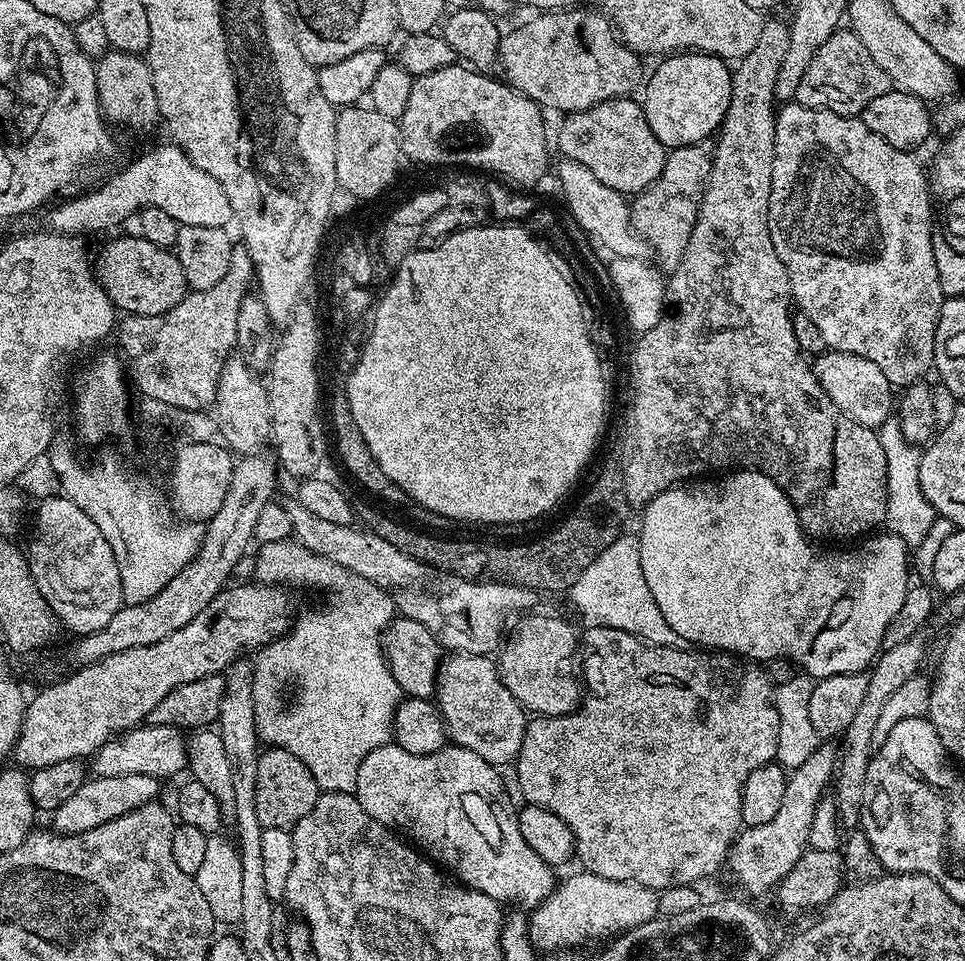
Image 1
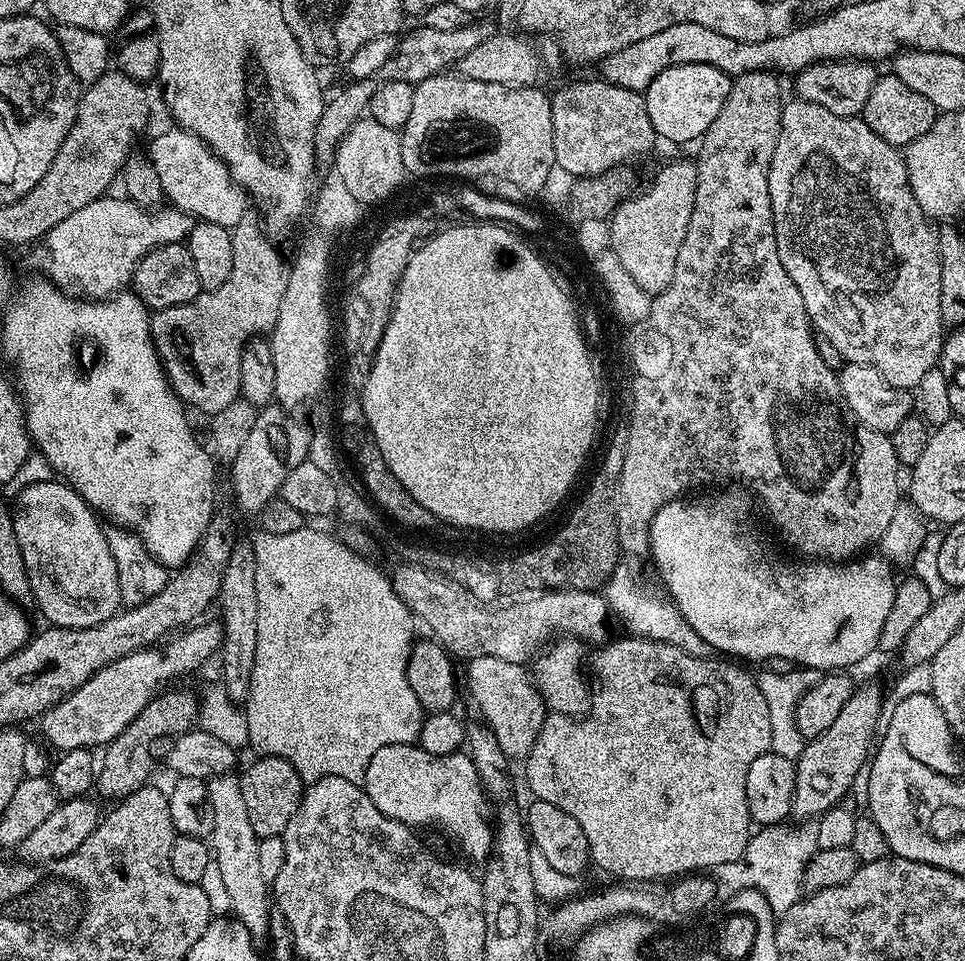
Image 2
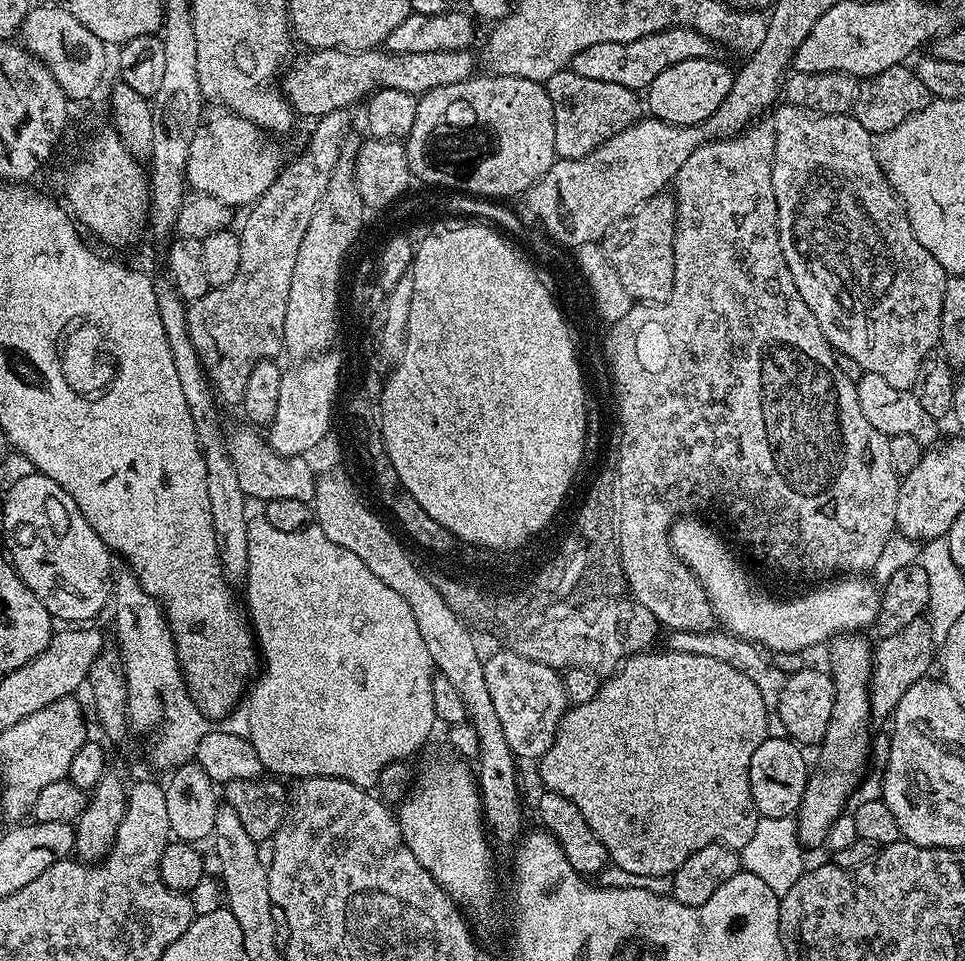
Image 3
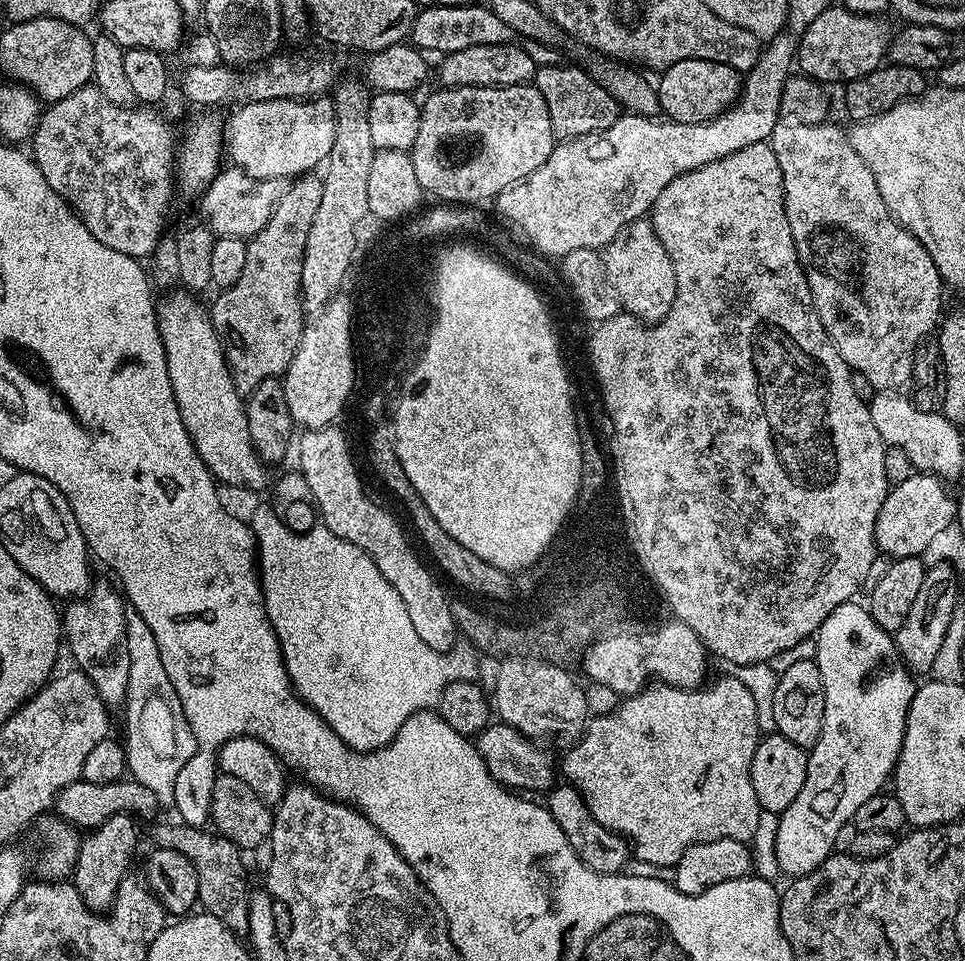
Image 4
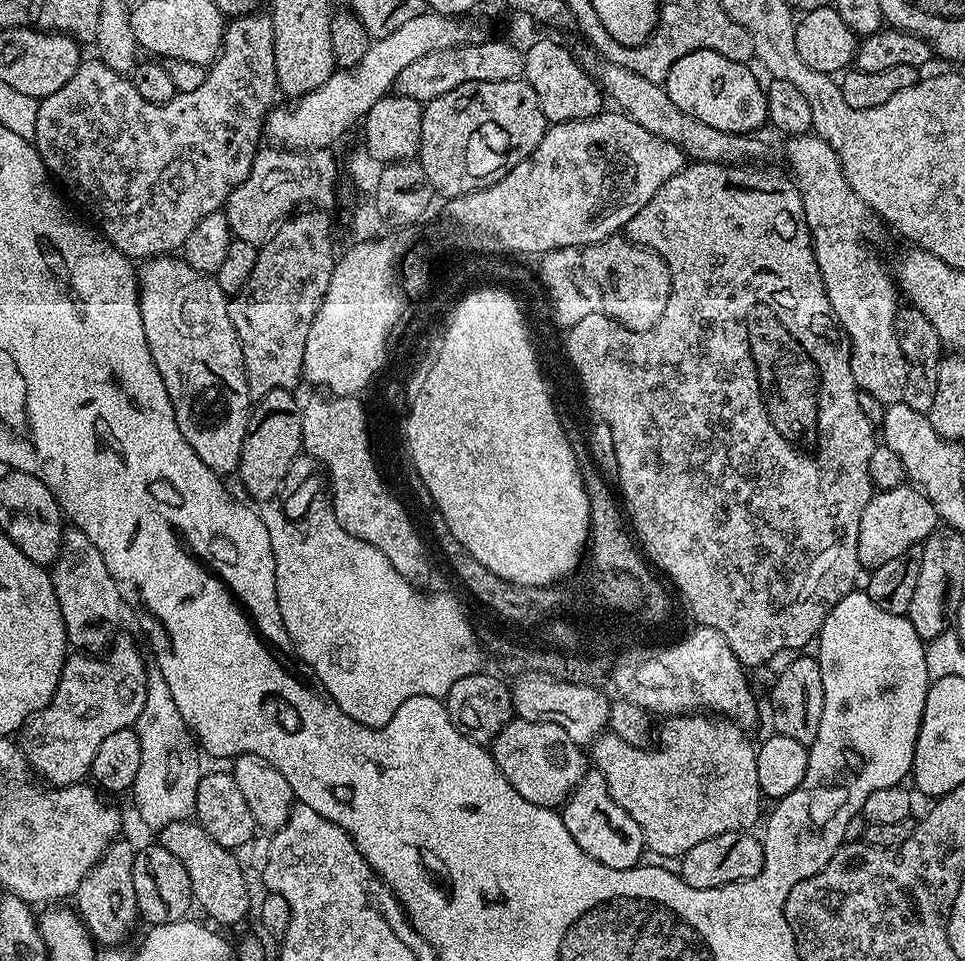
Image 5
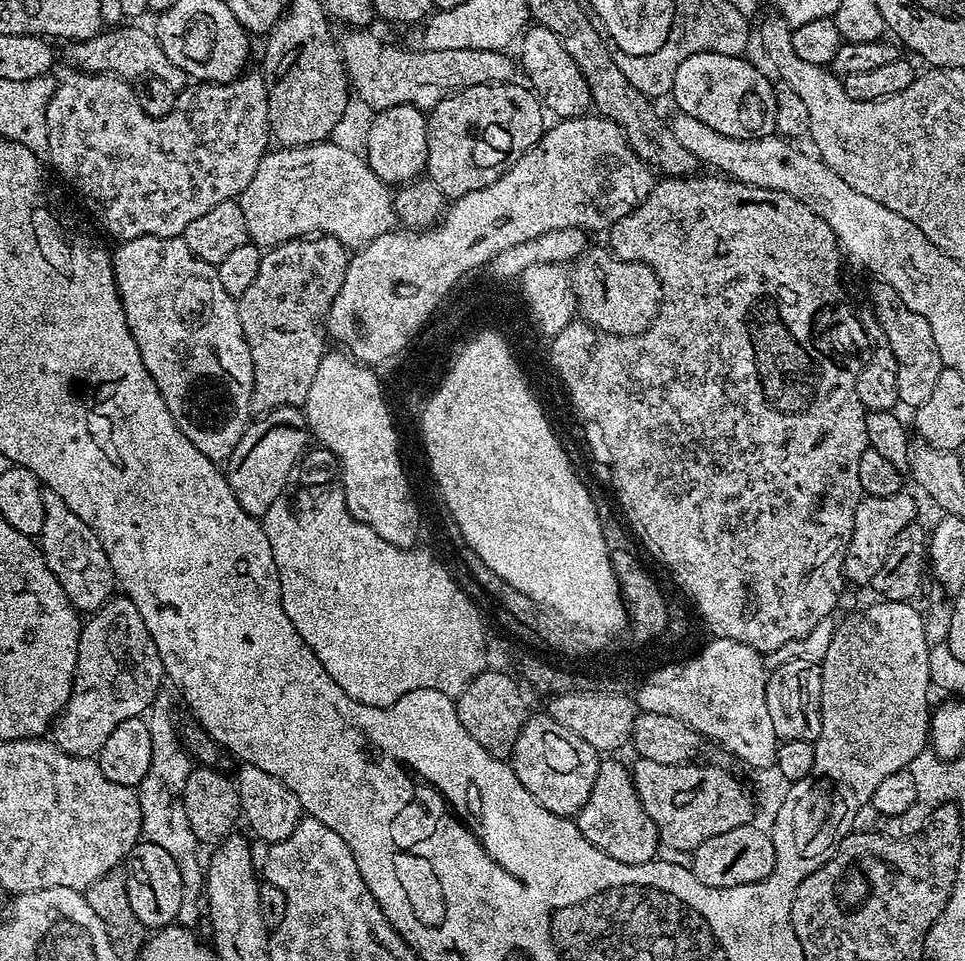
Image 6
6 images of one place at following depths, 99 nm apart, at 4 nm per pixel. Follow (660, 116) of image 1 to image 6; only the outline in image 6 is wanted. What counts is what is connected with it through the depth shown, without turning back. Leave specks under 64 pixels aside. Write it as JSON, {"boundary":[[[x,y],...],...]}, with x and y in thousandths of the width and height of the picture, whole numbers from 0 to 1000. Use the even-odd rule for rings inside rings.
{"boundary":[[[728,54],[711,60],[711,65],[707,65],[698,77],[694,100],[701,103],[699,111],[704,116],[715,119],[715,123],[723,123],[723,127],[732,127],[736,135],[744,135],[744,139],[752,139],[752,144],[780,146],[804,137],[804,94],[801,84],[796,84],[771,58]]]}

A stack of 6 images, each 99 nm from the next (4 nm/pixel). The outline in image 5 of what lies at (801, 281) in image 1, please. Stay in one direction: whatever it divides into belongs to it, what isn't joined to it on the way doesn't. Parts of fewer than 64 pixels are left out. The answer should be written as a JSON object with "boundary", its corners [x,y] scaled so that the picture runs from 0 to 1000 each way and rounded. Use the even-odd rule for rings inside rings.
{"boundary":[[[823,142],[813,150],[817,150],[812,158],[817,161],[818,173],[821,174],[820,182],[825,188],[831,214],[835,219],[835,231],[841,245],[841,259],[846,265],[848,281],[852,285],[854,305],[856,310],[860,310],[862,325],[883,359],[881,385],[885,389],[887,403],[906,410],[917,422],[932,420],[939,410],[941,392],[941,378],[928,351],[928,326],[934,324],[935,308],[922,279],[916,276],[915,268],[898,254],[899,240],[904,237],[904,229],[906,230],[905,222],[899,212],[893,210],[889,202],[885,202],[881,189],[877,189],[868,160],[850,142]]]}

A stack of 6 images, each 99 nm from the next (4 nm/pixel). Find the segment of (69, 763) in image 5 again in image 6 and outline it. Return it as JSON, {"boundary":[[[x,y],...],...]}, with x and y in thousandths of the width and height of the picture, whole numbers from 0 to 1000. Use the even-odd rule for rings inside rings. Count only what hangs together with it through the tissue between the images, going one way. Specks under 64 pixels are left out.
{"boundary":[[[119,619],[84,650],[78,710],[69,735],[55,752],[55,773],[74,787],[101,788],[123,752],[156,738],[171,706],[164,674],[143,633],[132,620]]]}

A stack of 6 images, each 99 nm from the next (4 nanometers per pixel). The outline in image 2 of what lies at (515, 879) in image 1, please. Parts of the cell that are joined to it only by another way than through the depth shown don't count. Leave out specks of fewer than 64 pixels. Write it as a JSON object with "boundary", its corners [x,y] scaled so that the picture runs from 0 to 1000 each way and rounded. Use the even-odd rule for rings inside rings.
{"boundary":[[[431,774],[396,776],[396,780],[392,780],[388,789],[383,789],[383,797],[379,797],[375,819],[383,835],[388,835],[388,839],[392,839],[392,843],[396,843],[400,851],[408,851],[428,864],[457,862],[489,895],[505,896],[507,889],[510,888],[512,862],[507,850],[506,853],[502,850],[504,825],[495,810],[491,793],[480,781],[451,787]]]}

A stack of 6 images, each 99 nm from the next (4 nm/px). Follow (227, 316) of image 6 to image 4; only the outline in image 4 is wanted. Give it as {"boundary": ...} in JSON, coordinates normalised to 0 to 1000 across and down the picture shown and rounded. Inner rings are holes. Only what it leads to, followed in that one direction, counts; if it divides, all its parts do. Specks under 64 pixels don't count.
{"boundary":[[[185,303],[174,306],[179,308],[172,309],[170,313],[167,311],[162,322],[166,352],[172,366],[172,385],[176,389],[180,418],[184,418],[184,431],[189,431],[189,439],[201,460],[201,468],[205,468],[221,496],[229,505],[237,504],[240,508],[258,508],[265,512],[277,506],[280,487],[261,463],[259,443],[253,430],[255,420],[245,409],[240,384],[232,371],[232,359],[220,338],[217,322],[212,317],[210,320],[202,307]]]}

